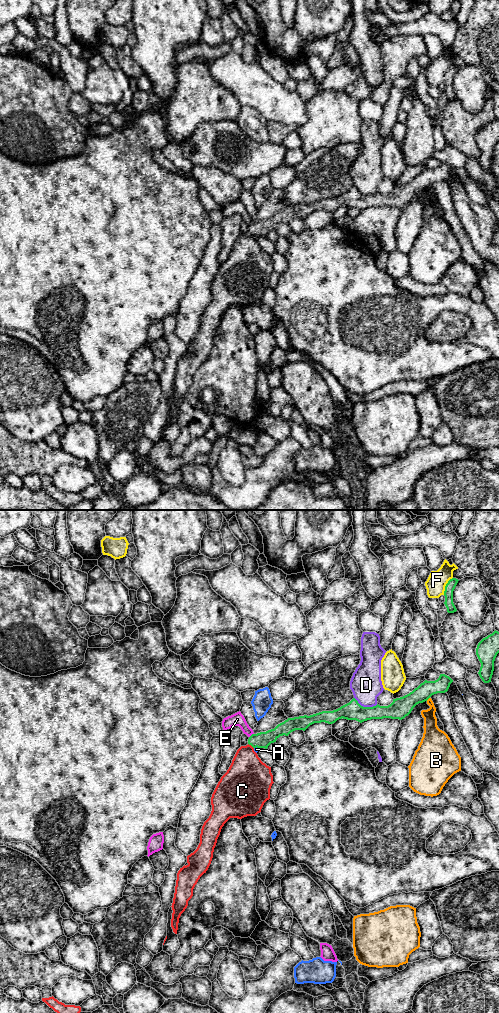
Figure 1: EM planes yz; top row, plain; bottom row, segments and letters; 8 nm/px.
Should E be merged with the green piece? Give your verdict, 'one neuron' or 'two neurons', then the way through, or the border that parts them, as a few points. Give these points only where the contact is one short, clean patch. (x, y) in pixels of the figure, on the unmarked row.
two neurons; border along yz (253, 221), (249, 225)

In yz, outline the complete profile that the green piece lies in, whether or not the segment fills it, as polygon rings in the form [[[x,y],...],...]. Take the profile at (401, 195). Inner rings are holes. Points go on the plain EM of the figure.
[[[440,162],[435,169],[425,168],[409,182],[393,187],[388,194],[363,195],[353,186],[349,191],[333,199],[322,199],[310,204],[288,206],[274,217],[252,222],[246,234],[241,234],[227,258],[218,270],[212,285],[212,299],[204,310],[197,337],[187,344],[187,353],[177,361],[172,391],[171,415],[177,422],[181,402],[193,384],[193,377],[200,365],[208,358],[221,317],[230,306],[242,307],[256,304],[270,287],[273,270],[271,255],[261,249],[254,237],[267,237],[280,224],[288,224],[295,218],[305,219],[314,211],[333,212],[339,207],[356,208],[360,211],[371,207],[399,207],[408,204],[413,196],[427,189],[432,183],[448,179],[453,168]]]

